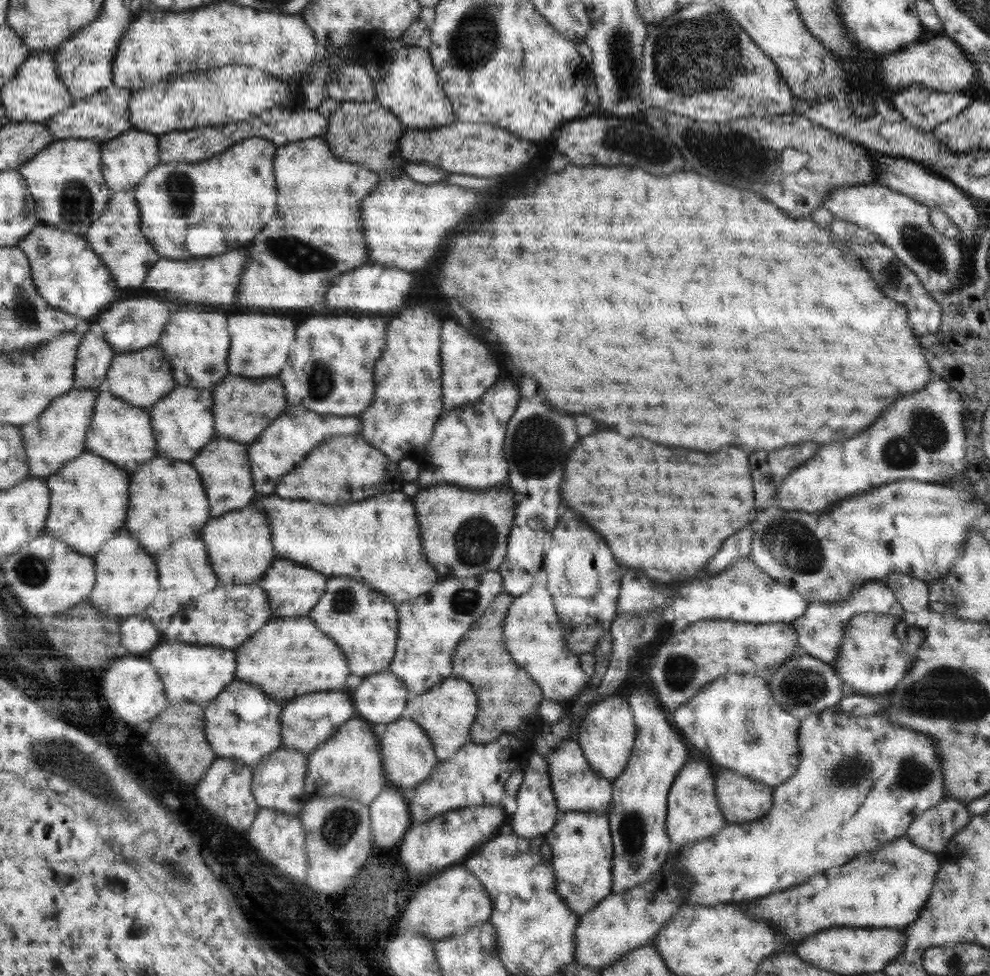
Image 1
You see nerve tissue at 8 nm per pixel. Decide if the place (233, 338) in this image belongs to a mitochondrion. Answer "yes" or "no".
no

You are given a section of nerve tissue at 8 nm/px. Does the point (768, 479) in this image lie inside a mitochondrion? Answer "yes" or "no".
yes

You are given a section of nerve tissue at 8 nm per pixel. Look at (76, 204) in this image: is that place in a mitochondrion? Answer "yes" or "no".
yes

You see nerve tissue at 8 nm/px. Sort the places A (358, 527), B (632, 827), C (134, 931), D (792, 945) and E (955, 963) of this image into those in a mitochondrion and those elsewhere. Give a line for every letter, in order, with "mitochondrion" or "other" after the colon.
A: other
B: mitochondrion
C: other
D: other
E: other

